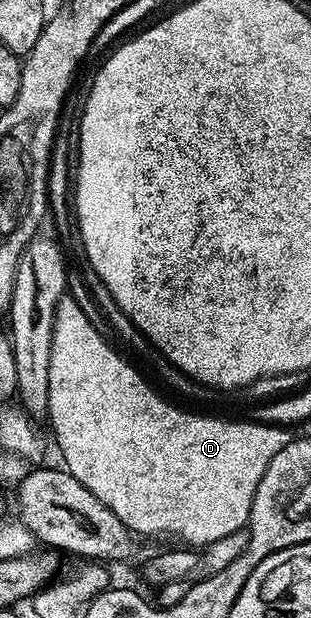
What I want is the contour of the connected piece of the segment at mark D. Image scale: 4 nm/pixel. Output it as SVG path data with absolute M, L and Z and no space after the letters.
M64 297L55 310L53 345L49 357L49 405L51 431L59 446L62 466L101 505L113 509L136 536L172 535L175 541L203 549L208 543L244 530L253 509L253 493L273 457L293 438L286 426L243 419L214 419L194 415L162 399L131 363L126 363L103 340L100 328L85 317L77 301Z

